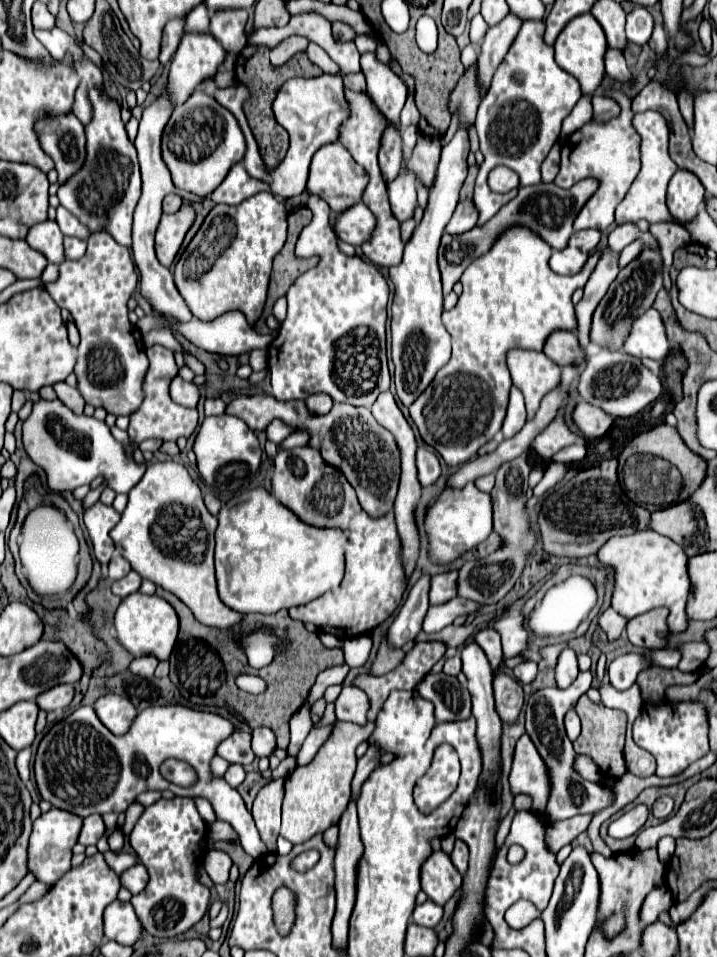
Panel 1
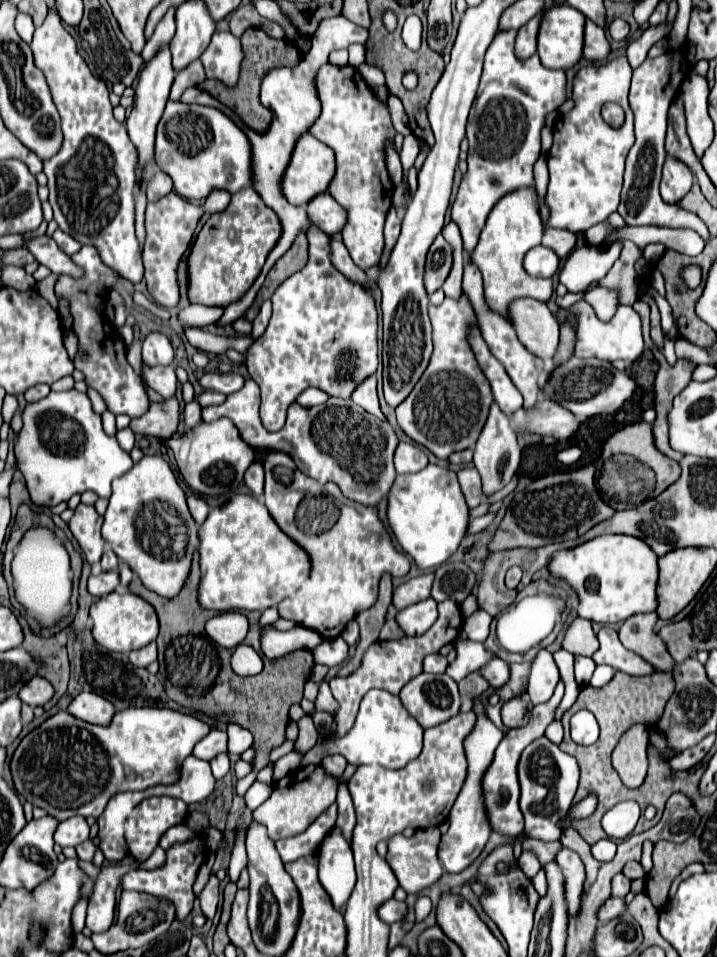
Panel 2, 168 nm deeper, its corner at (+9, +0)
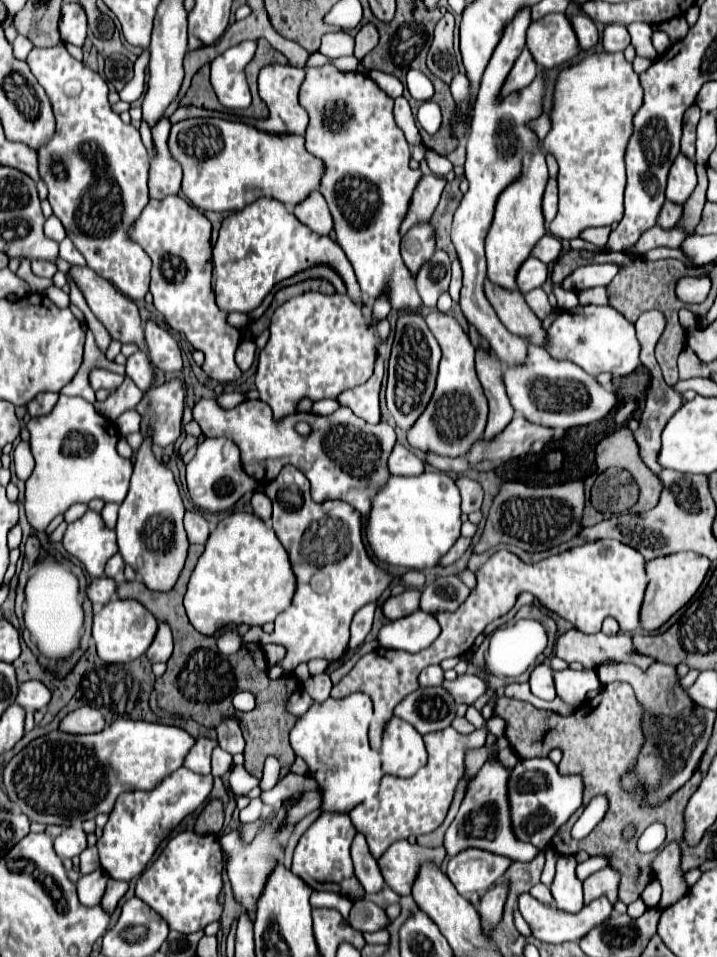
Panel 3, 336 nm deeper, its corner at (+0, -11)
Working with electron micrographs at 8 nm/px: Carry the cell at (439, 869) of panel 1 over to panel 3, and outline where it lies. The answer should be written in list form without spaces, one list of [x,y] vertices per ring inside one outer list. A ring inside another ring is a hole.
[[[409,841],[393,843],[385,855],[377,861],[385,883],[399,895],[411,895],[413,883],[419,875],[419,867],[423,863],[435,863],[437,867],[443,865],[447,857],[445,847],[425,849],[421,845],[411,845]]]

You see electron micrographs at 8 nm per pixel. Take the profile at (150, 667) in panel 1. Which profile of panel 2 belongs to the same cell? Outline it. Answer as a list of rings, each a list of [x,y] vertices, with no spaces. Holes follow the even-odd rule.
[[[156,642],[154,644],[148,644],[146,648],[140,648],[140,650],[132,650],[130,652],[130,662],[134,666],[140,666],[140,668],[146,668],[150,662],[156,660]]]

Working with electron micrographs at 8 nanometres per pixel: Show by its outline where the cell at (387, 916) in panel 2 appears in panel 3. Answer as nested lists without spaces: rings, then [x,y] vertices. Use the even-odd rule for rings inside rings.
[[[359,899],[351,909],[349,923],[357,931],[381,931],[391,923],[391,919],[379,905]]]

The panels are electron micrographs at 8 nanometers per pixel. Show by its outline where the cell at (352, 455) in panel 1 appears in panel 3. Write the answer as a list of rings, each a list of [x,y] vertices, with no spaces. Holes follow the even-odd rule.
[[[203,399],[193,407],[193,417],[207,437],[233,439],[241,449],[243,469],[259,479],[261,485],[275,479],[285,465],[293,465],[311,481],[311,495],[315,501],[323,503],[327,499],[341,499],[361,511],[363,517],[369,515],[373,497],[391,477],[387,459],[397,441],[395,429],[387,423],[371,425],[347,407],[339,407],[327,417],[295,413],[289,415],[289,419],[283,419],[283,423],[275,423],[271,407],[261,399],[243,401],[229,411],[221,409],[213,399]],[[301,421],[311,427],[309,435],[297,433],[295,425]]]

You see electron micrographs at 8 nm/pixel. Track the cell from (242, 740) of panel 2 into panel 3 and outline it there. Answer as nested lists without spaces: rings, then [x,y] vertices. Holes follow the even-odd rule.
[[[225,719],[217,727],[217,739],[219,739],[219,747],[231,755],[239,755],[245,751],[245,739],[235,719]]]

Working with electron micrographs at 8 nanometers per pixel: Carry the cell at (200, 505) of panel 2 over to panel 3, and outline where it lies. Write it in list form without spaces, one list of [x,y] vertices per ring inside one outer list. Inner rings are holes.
[[[197,511],[185,513],[185,531],[187,531],[189,543],[205,543],[209,539],[209,523]]]

